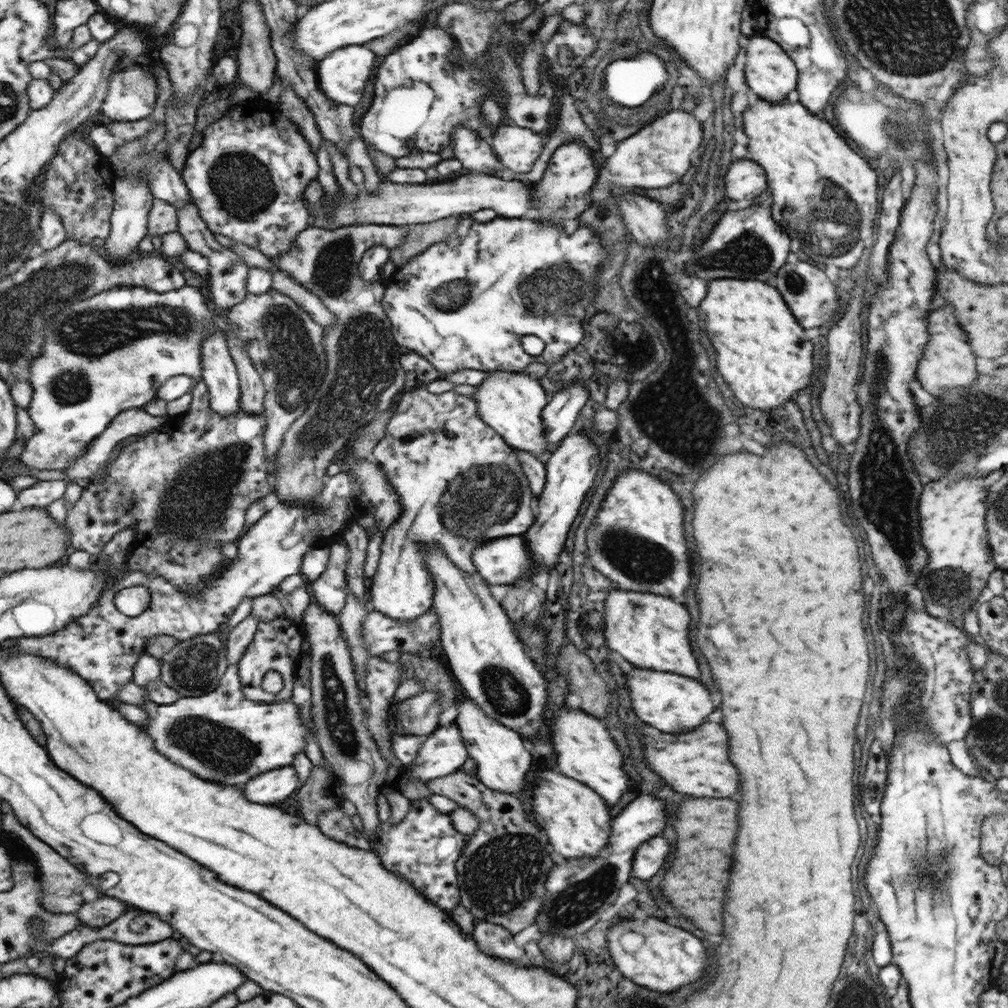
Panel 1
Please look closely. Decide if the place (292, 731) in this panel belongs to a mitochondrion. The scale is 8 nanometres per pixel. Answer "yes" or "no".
no

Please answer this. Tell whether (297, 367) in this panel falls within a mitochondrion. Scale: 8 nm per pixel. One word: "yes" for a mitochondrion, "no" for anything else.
yes

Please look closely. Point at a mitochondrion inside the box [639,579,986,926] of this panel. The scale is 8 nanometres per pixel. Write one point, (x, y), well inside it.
(929, 874)

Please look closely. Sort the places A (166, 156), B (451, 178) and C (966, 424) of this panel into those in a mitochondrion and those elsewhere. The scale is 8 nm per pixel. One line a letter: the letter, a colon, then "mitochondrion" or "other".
A: other
B: other
C: mitochondrion

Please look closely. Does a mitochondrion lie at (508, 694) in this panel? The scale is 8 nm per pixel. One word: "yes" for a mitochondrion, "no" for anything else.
yes

